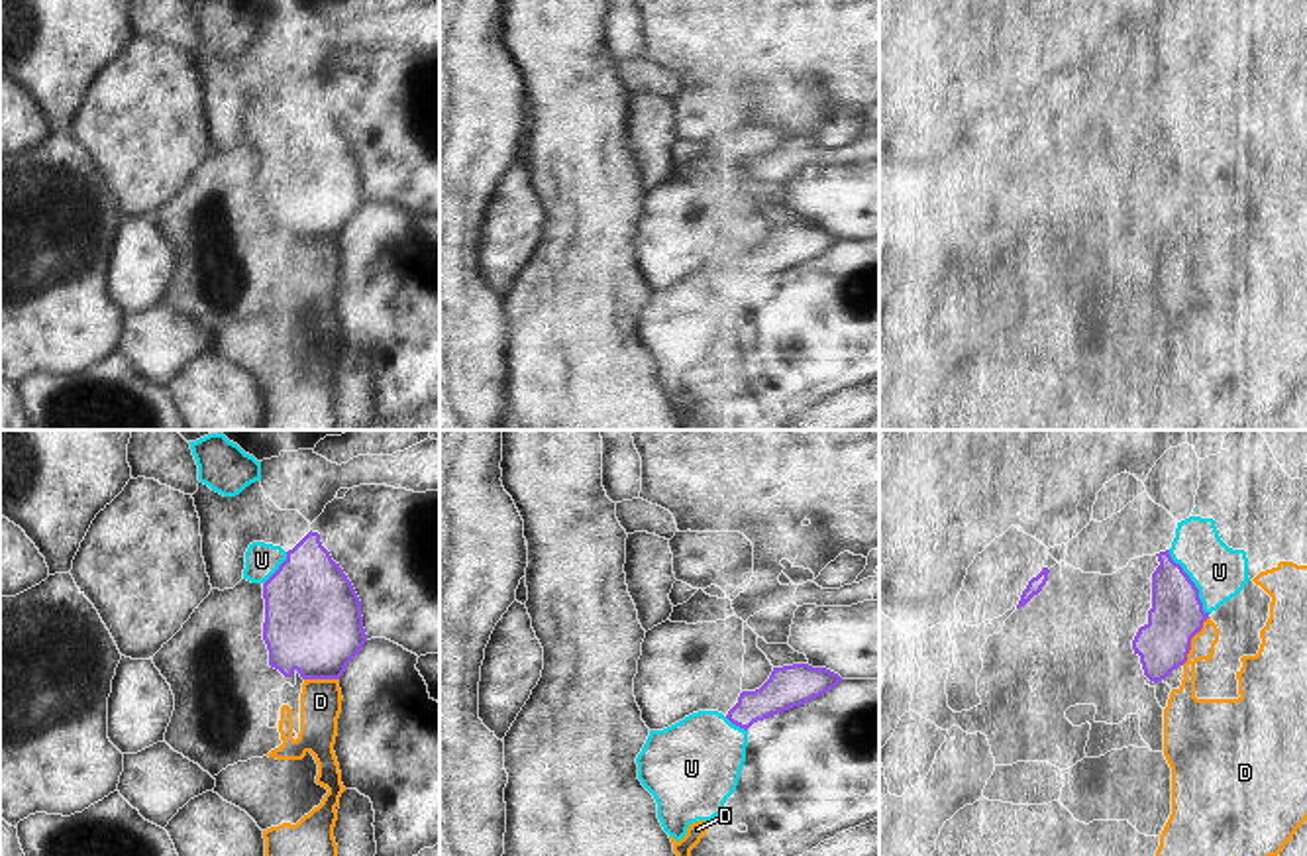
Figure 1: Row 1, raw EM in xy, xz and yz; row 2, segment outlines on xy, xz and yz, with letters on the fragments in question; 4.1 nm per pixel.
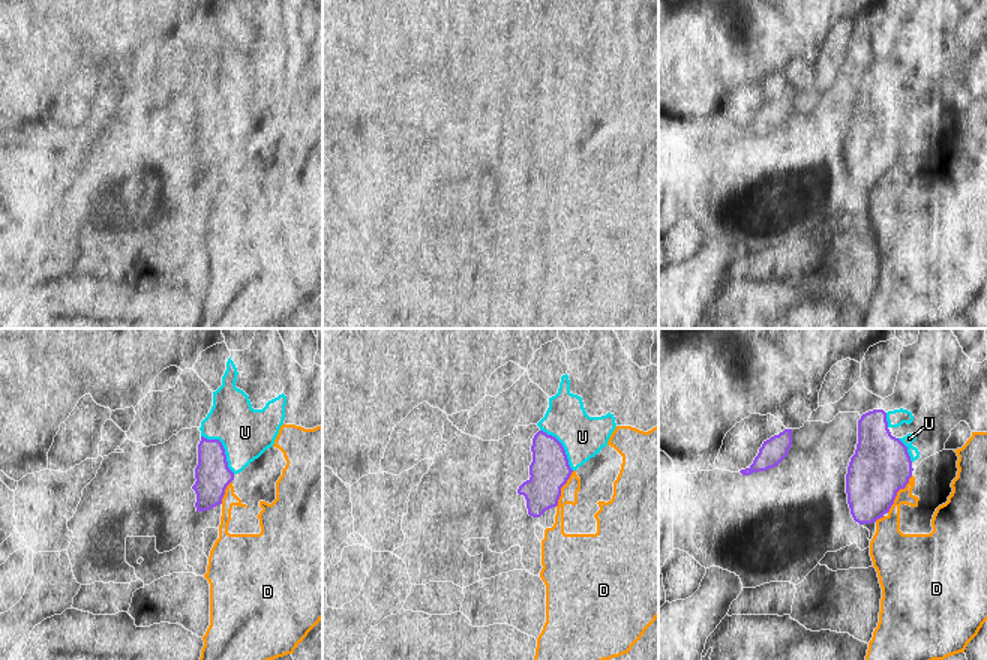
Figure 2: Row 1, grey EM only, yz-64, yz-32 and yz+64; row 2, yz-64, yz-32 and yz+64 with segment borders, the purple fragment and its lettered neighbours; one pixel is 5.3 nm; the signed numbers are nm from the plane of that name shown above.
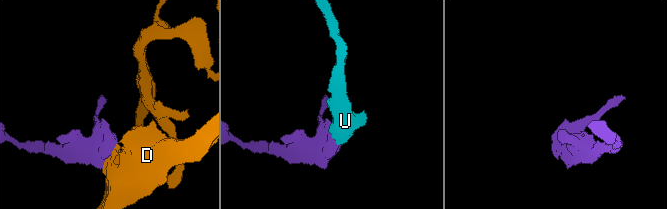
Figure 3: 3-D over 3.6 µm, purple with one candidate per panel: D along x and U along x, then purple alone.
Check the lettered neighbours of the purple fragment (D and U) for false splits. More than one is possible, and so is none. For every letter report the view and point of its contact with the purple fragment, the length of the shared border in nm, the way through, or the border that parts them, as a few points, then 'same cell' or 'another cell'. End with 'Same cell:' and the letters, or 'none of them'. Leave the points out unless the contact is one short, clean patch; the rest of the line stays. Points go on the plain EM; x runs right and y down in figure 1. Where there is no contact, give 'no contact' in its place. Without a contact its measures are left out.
D: meets purple in yz at (1190, 201); contact 240 nm long; another cell
U: meets purple in yz at (1194, 144); contact 320 nm long; runs through yz (1176, 175), (1184, 154), (1194, 144), (1203, 134), (1219, 132); same cell
Same cell: U

